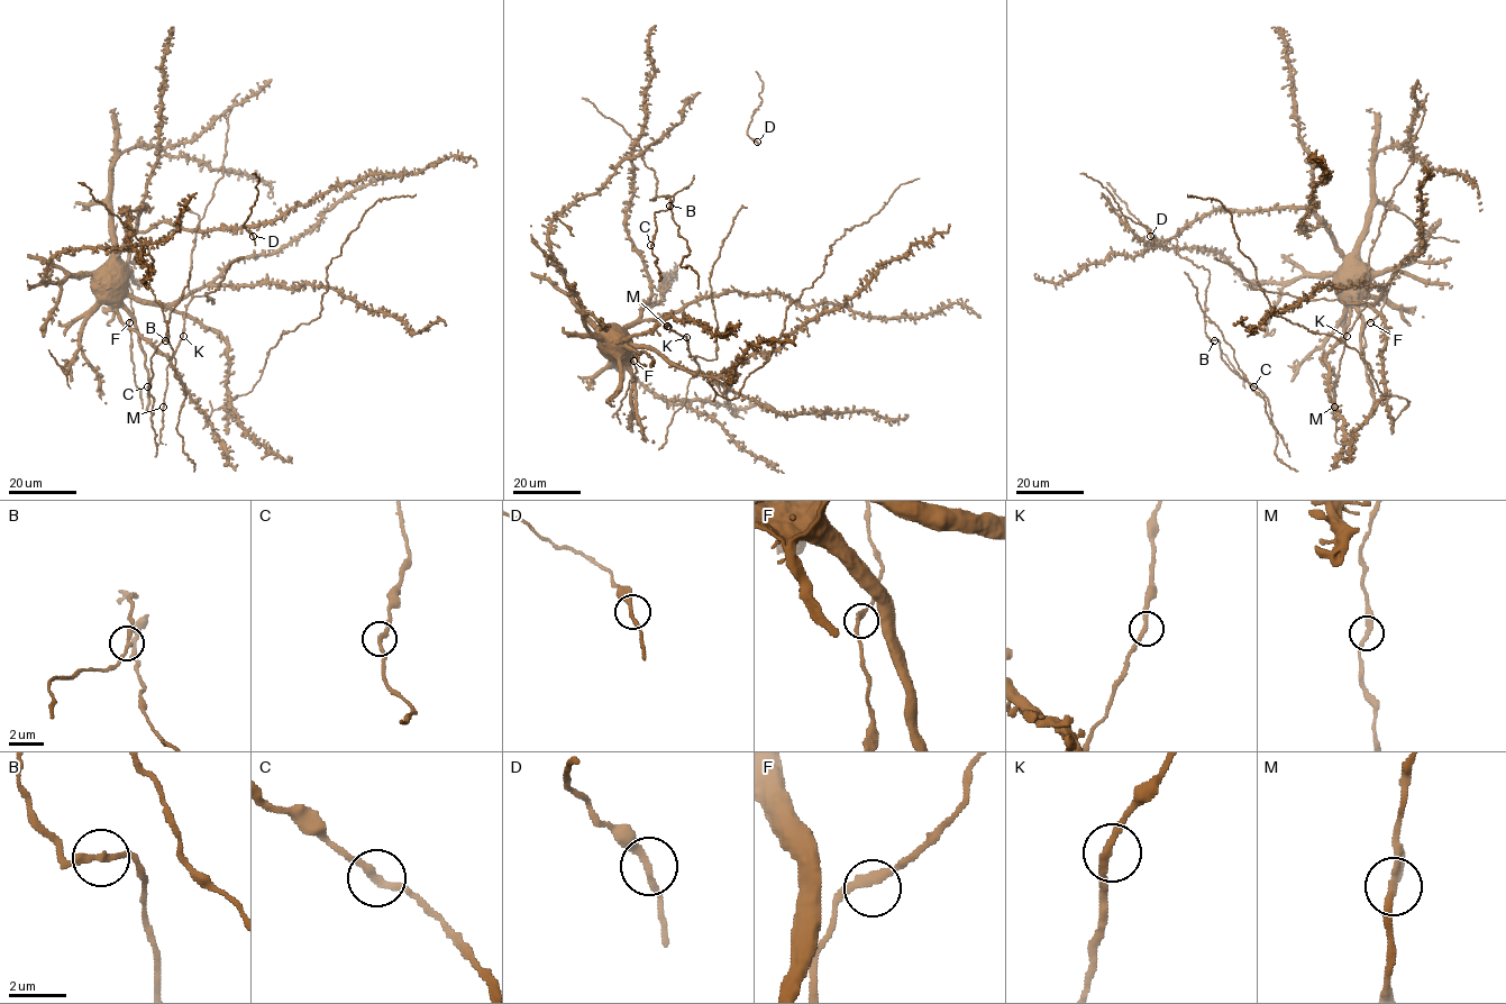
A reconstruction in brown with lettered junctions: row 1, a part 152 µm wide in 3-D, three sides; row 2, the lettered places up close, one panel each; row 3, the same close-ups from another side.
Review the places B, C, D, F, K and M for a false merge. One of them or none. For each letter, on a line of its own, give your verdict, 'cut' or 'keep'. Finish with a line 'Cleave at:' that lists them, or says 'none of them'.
B: keep
C: keep
D: keep
F: keep
K: keep
M: keep
Cleave at: none of them

